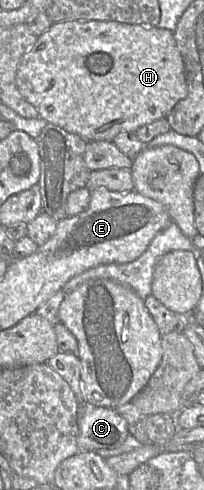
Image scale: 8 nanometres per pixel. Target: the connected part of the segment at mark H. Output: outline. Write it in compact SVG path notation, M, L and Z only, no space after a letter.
M92 20L53 23L48 30L38 37L33 48L22 57L17 70L16 83L26 101L38 110L39 118L78 135L88 143L95 141L113 142L113 139L122 132L136 132L144 125L166 118L174 106L186 98L188 94L184 61L173 32L159 27L145 27L115 21Z

